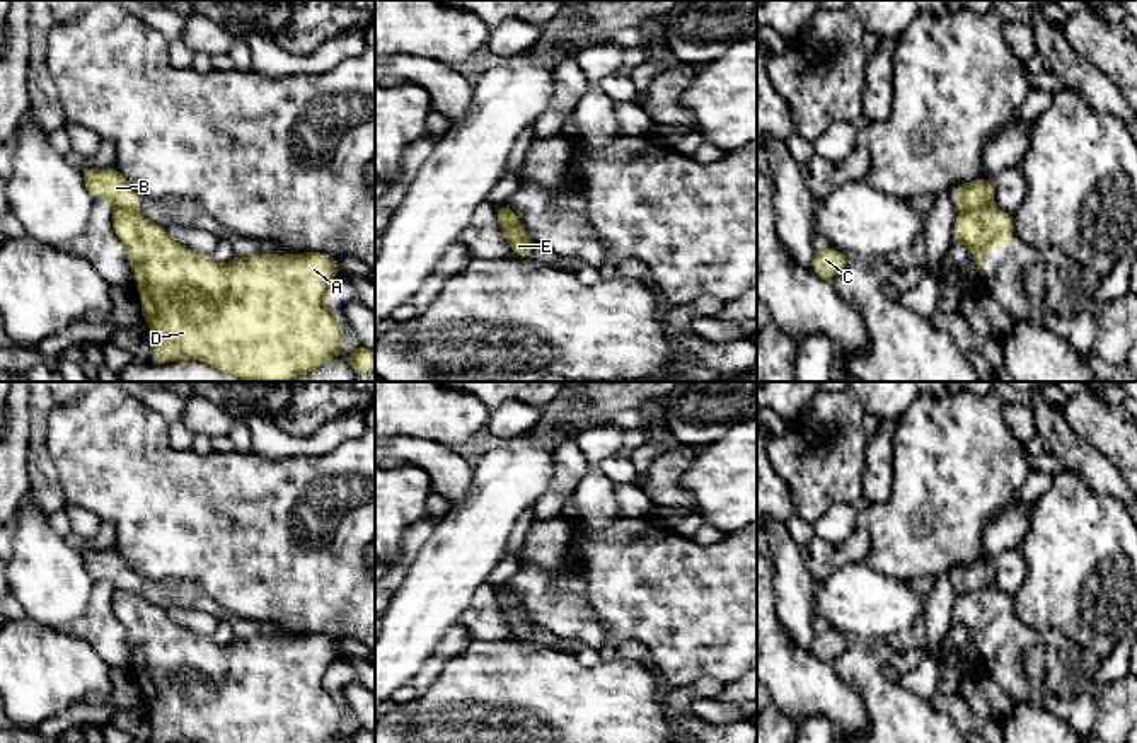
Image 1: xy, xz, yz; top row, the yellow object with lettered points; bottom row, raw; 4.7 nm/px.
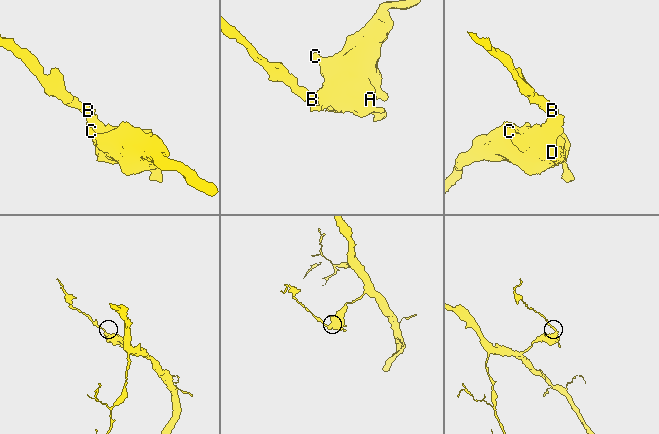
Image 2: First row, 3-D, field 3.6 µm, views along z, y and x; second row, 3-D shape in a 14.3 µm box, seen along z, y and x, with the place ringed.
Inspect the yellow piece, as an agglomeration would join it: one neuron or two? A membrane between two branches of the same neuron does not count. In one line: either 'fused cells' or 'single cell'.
fused cells

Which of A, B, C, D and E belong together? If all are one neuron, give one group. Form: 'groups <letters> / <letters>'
groups A C D E / B

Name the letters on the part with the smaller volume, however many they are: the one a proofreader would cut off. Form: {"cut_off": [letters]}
{"cut_off": ["B"]}

